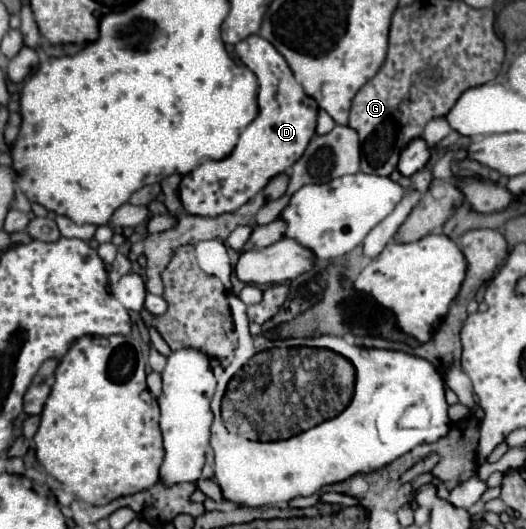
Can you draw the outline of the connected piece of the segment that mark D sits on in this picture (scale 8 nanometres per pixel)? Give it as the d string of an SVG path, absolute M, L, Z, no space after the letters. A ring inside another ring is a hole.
M253 34L235 44L235 56L259 80L259 116L245 128L235 152L223 160L207 160L183 176L181 202L183 208L195 216L219 216L241 208L263 190L271 178L287 172L301 158L315 134L317 102L305 94L301 84L293 78L285 58L271 42Z

